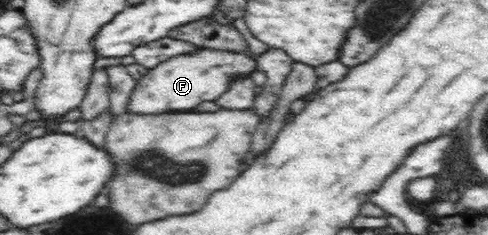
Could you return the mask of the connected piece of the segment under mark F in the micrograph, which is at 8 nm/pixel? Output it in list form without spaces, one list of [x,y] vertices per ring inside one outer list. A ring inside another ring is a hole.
[[[204,49],[200,53],[176,56],[158,64],[158,67],[148,69],[140,80],[136,80],[136,86],[126,103],[126,113],[149,116],[191,111],[200,103],[215,101],[226,92],[226,88],[230,88],[234,79],[250,76],[254,70],[256,60],[244,53],[228,50]]]

